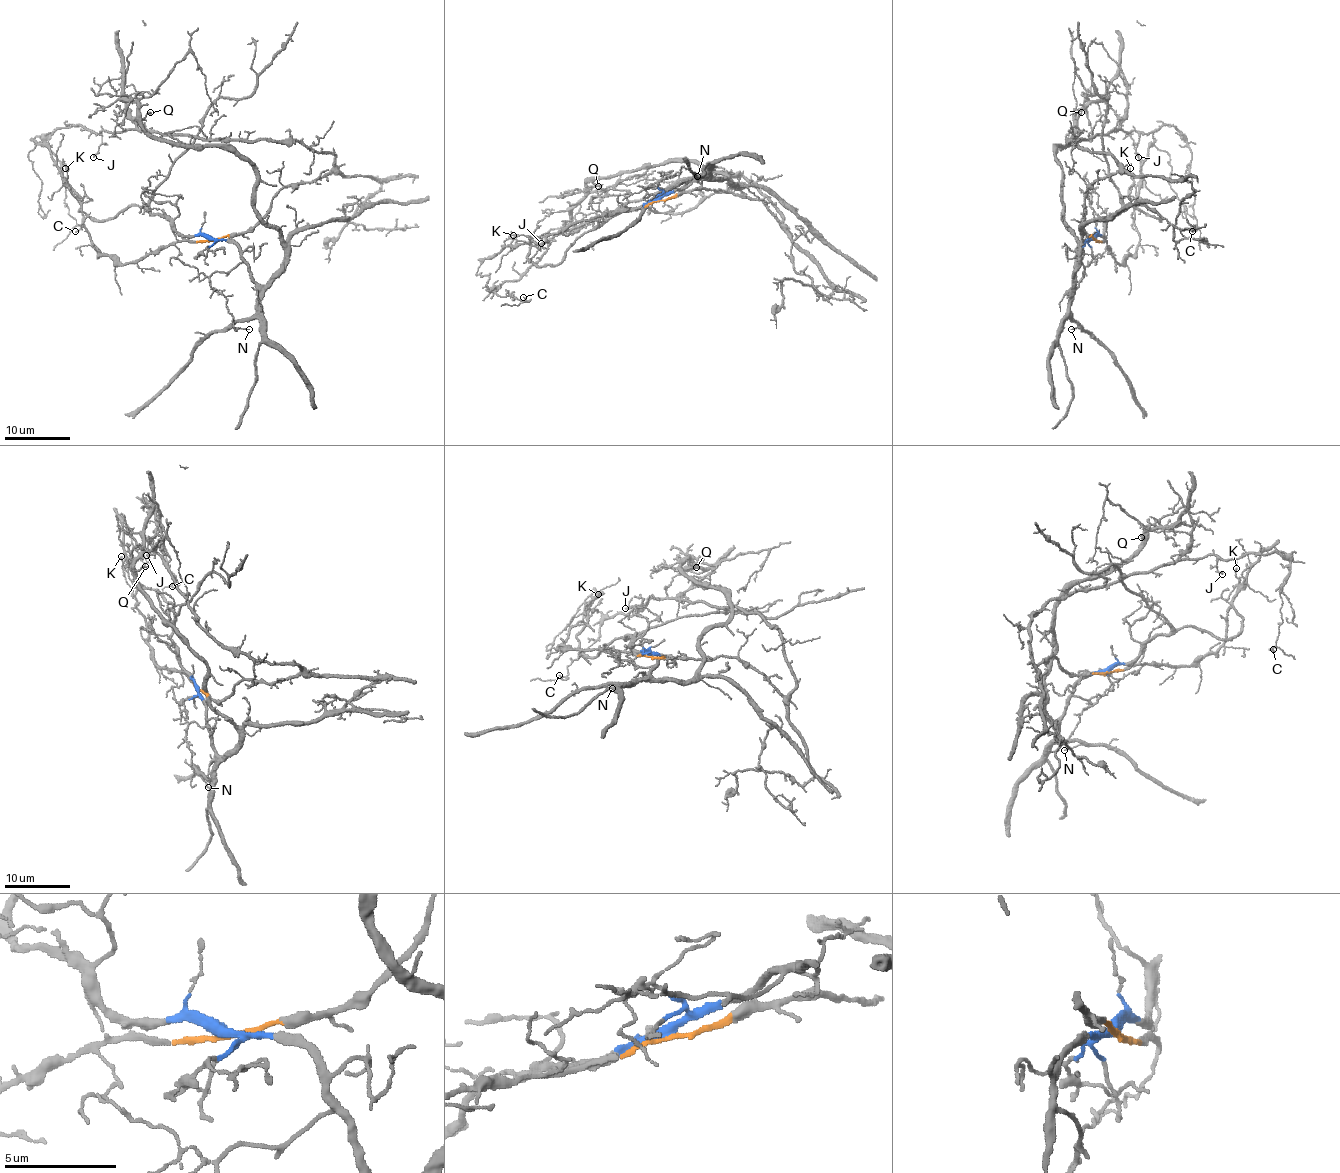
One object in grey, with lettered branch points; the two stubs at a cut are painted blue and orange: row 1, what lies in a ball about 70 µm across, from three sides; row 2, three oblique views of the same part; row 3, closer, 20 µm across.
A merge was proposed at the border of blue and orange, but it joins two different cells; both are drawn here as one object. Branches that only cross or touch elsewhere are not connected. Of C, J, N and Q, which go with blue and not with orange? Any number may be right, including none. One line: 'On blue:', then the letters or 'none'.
On blue: N, Q

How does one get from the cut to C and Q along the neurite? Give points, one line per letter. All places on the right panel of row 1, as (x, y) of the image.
C: (1094, 240), (1084, 231), (1086, 190), (1119, 169), (1112, 156), (1066, 139), (1165, 124), (1191, 154), (1191, 231)
Q: (1094, 240), (1078, 248), (1074, 284), (1079, 241), (1063, 220), (1063, 170), (1056, 149), (1071, 139), (1081, 113)

